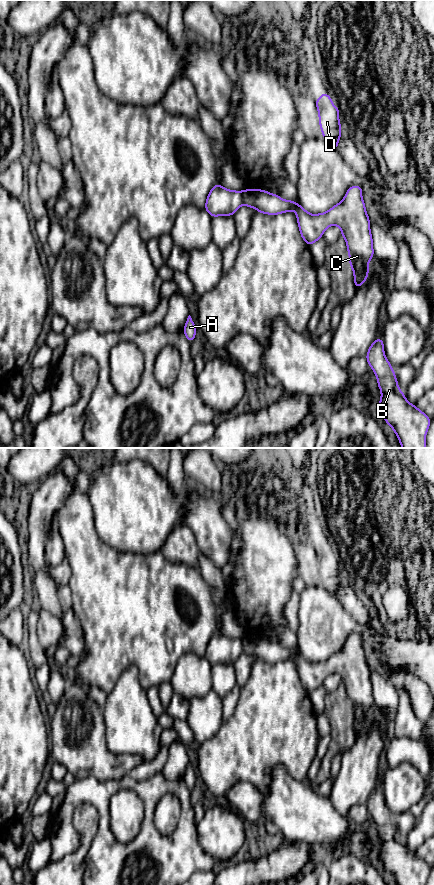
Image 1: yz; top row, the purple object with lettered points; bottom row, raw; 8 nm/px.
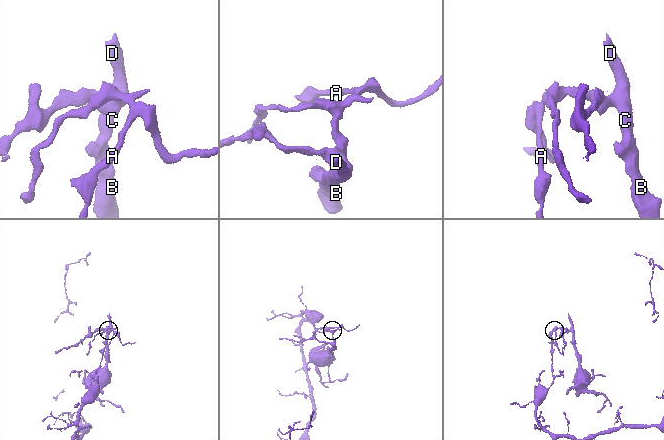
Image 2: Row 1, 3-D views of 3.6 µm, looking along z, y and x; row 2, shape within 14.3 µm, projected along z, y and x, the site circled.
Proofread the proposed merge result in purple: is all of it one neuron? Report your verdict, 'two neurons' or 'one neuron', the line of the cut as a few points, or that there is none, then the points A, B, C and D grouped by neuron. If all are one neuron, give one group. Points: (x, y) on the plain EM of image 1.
two neurons | yz (241, 640), (243, 651) | A / B C D

